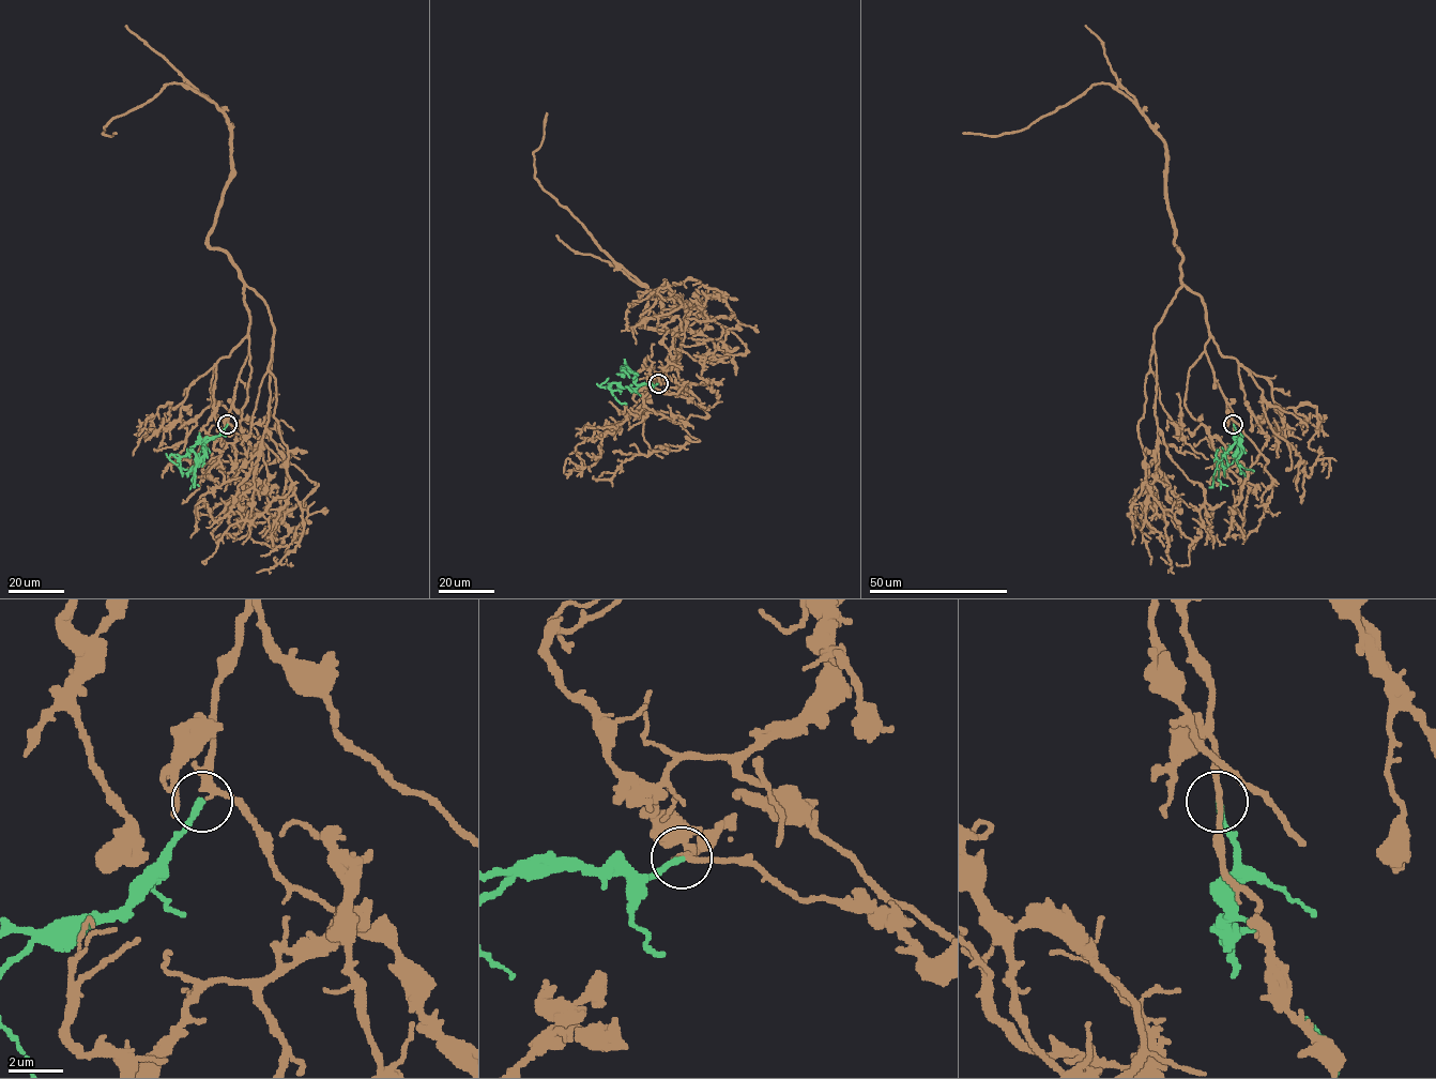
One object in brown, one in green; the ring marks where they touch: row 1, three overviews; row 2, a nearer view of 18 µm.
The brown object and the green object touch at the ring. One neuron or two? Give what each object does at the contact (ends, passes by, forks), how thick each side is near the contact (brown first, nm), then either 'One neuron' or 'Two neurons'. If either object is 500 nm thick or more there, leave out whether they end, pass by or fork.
At the ring brown passes by. At the ring green ends. Thickness 180 nm (brown) against 220 nm. One neuron

